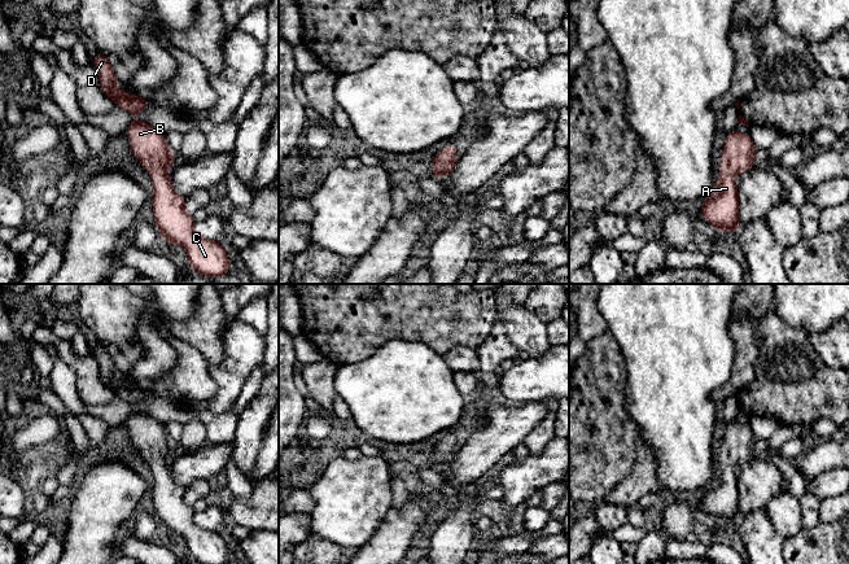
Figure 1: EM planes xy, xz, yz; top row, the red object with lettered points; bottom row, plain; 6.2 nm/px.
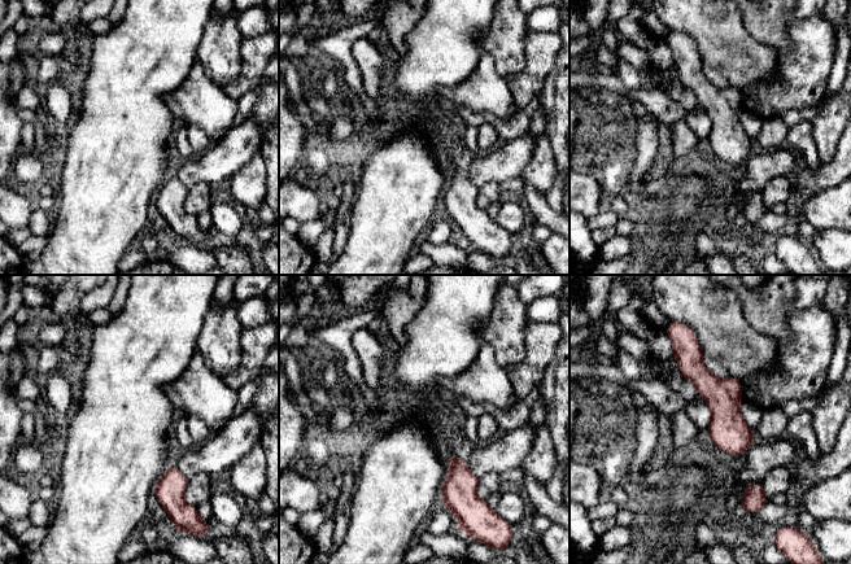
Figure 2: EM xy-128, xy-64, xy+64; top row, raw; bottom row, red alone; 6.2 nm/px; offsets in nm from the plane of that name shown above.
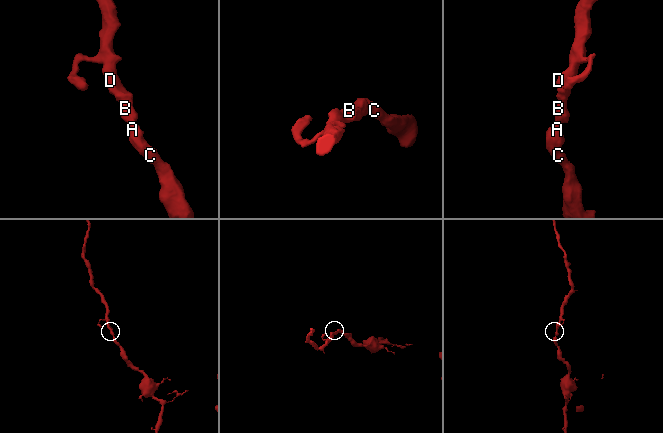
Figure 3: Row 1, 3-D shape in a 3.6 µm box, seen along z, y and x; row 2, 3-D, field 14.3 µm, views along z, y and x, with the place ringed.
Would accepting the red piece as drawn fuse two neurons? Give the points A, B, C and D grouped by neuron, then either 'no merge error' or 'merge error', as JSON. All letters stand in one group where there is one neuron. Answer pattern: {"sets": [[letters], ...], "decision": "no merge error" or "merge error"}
{"sets": [["A", "B", "C", "D"]], "decision": "no merge error"}

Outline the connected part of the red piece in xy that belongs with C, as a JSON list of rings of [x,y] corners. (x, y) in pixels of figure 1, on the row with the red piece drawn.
[[[136,119],[127,130],[130,148],[154,184],[154,226],[167,245],[180,244],[194,274],[215,279],[227,276],[229,258],[216,240],[194,232],[194,219],[184,210],[185,197],[174,192],[167,169],[175,157],[162,132]]]

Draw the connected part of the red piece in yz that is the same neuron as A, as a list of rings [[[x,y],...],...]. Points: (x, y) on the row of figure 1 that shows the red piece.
[[[735,128],[727,132],[717,184],[709,197],[703,201],[700,215],[715,231],[731,235],[740,227],[738,185],[734,175],[749,171],[754,166],[757,149],[749,134],[739,134]]]

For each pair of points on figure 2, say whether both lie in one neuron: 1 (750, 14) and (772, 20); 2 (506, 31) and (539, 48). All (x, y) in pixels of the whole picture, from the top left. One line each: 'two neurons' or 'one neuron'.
1: one neuron
2: two neurons

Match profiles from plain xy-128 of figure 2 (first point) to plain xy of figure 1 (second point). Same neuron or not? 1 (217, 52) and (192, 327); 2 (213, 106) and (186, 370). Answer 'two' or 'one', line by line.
1: one
2: one

